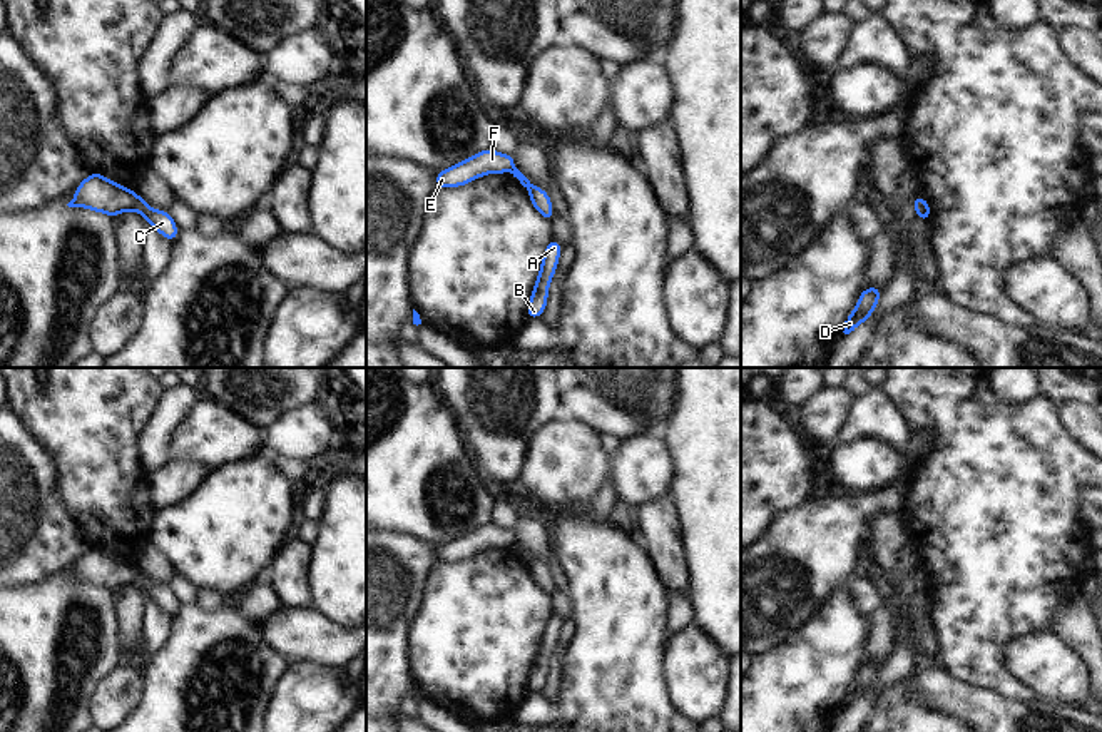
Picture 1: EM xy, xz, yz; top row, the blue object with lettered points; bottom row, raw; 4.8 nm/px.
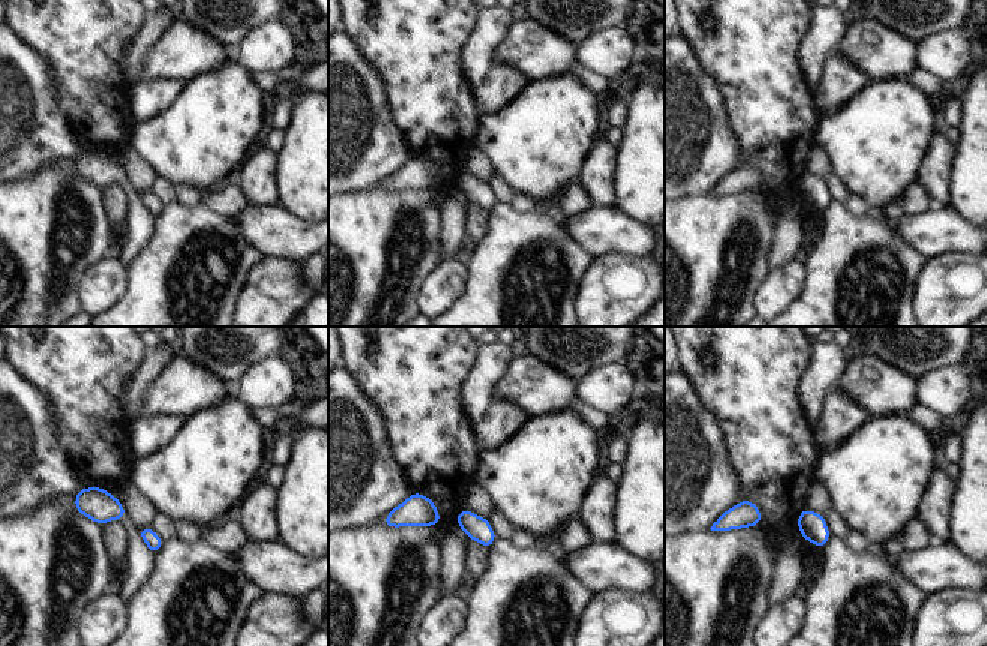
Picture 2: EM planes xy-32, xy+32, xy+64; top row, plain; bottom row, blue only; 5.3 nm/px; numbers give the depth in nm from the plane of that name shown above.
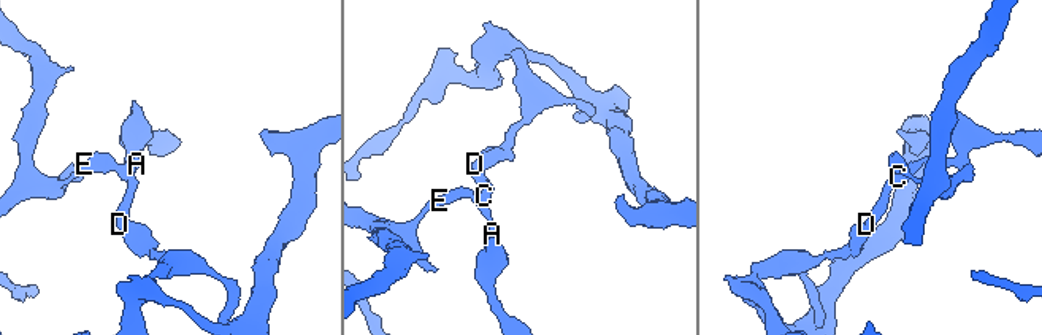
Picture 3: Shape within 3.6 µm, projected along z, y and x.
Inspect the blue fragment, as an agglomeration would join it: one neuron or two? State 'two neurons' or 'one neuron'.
two neurons

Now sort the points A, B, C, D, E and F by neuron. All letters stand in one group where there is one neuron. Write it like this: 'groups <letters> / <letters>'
groups A B C D / E F

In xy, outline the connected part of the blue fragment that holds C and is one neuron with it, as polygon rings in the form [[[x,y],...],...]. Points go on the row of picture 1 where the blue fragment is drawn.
[[[140,197],[140,202],[139,202],[135,212],[139,212],[145,219],[145,222],[149,226],[152,226],[164,239],[167,239],[169,242],[176,241],[176,237],[179,234],[179,227],[177,227],[176,221],[172,219],[172,216],[169,214],[169,211],[152,209]]]

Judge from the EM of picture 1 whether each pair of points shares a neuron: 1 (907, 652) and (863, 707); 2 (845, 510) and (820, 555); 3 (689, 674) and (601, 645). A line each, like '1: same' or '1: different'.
1: same
2: same
3: different

